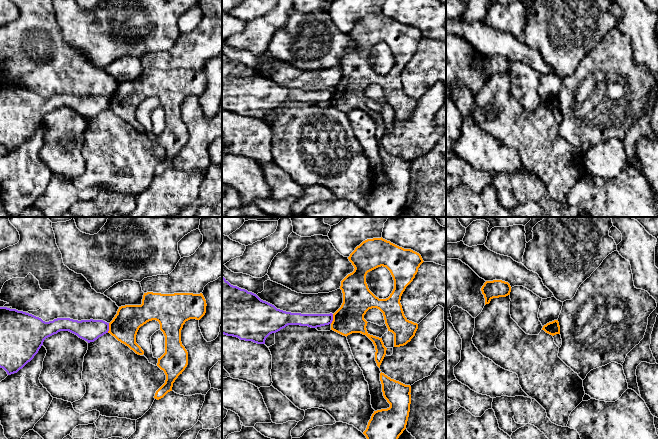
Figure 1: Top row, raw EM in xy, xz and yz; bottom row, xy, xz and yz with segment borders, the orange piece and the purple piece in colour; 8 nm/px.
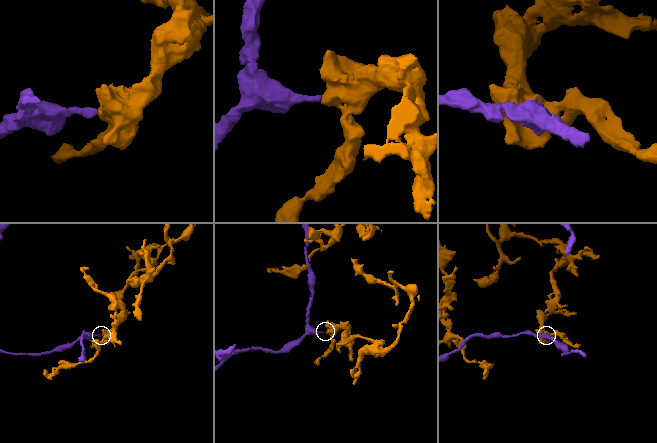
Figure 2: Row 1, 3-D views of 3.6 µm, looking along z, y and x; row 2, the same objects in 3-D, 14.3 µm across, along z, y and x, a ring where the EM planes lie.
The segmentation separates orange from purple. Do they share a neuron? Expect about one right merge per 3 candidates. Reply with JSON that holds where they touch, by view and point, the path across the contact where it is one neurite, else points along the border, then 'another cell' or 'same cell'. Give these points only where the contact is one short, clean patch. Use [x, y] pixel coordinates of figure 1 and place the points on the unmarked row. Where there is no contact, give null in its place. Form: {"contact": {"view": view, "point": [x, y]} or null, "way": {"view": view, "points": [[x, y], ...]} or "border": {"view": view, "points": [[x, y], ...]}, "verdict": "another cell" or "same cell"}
{"contact": {"view": "xy", "point": [109, 104]}, "border": {"view": "xy", "points": [[109, 99], [107, 108]]}, "verdict": "another cell"}

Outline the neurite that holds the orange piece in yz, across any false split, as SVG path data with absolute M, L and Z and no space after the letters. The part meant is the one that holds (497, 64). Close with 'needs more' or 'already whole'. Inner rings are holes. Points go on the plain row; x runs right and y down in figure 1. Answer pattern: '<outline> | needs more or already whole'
M502 56L486 57L481 64L485 74L485 81L489 80L493 74L506 73L510 71L511 62Z | already whole

